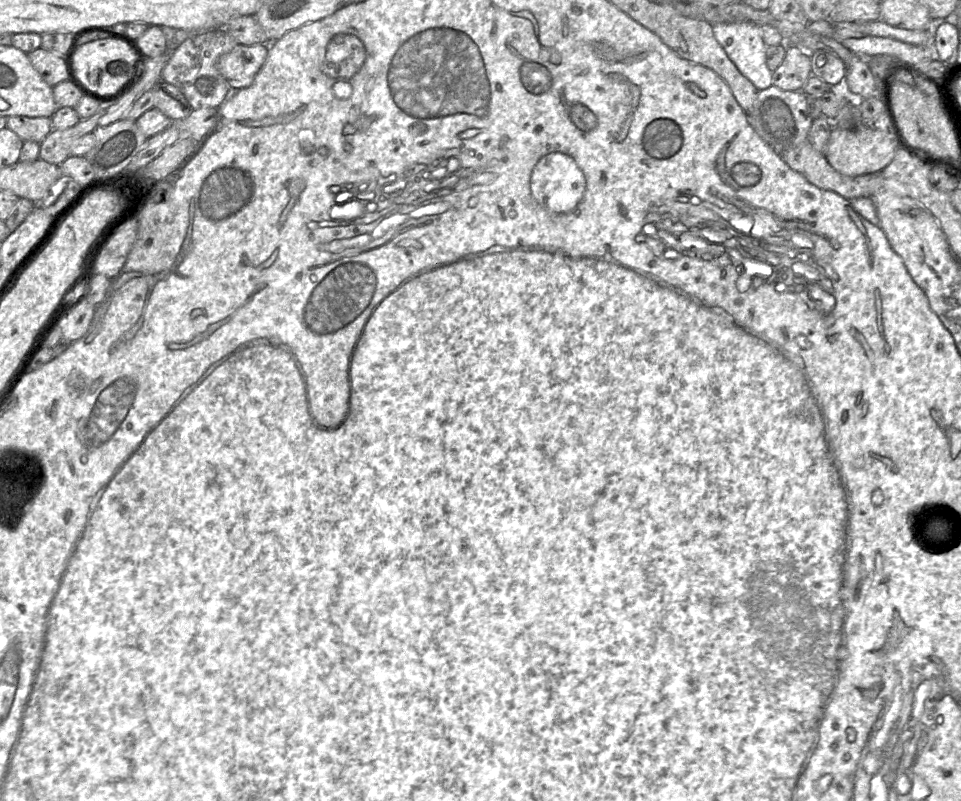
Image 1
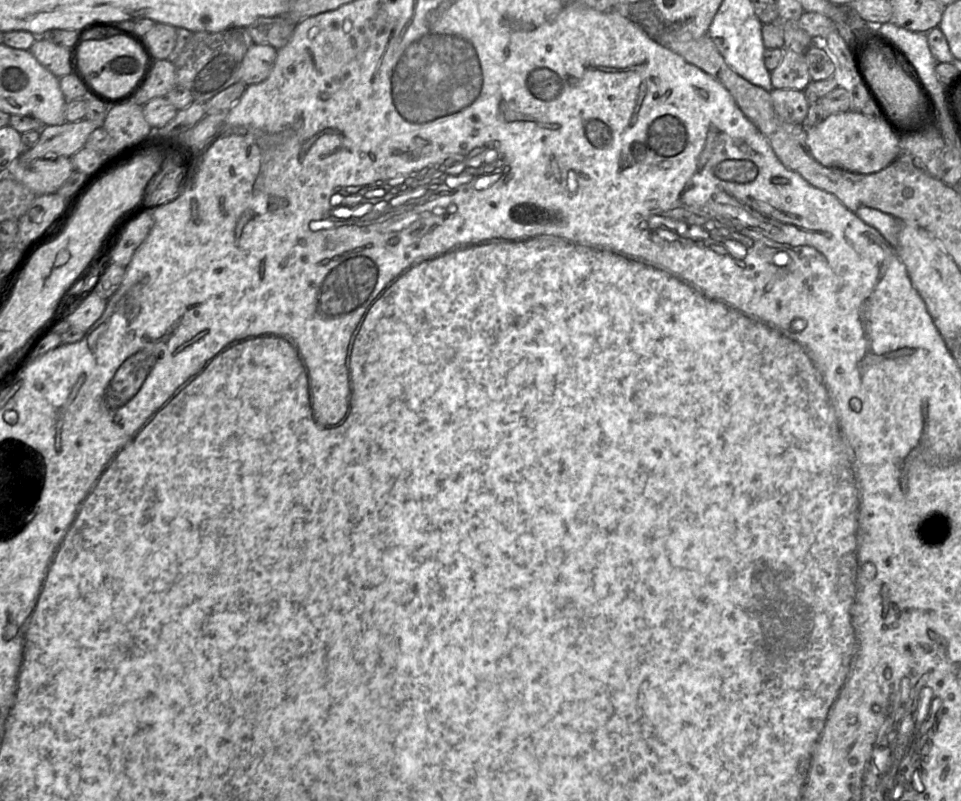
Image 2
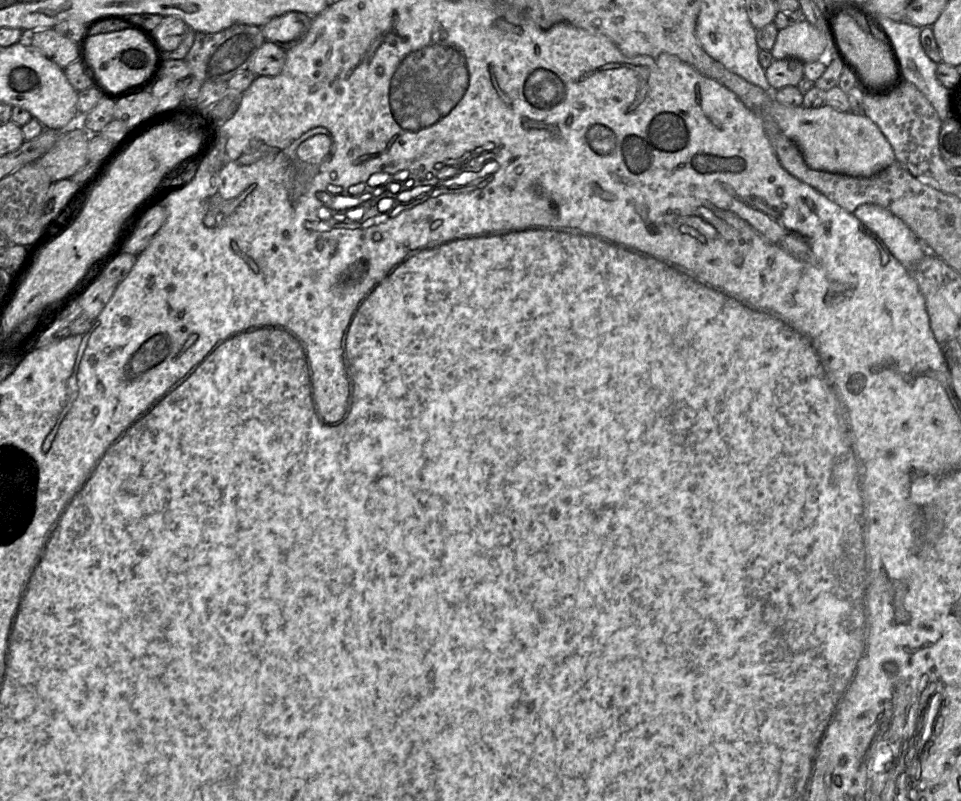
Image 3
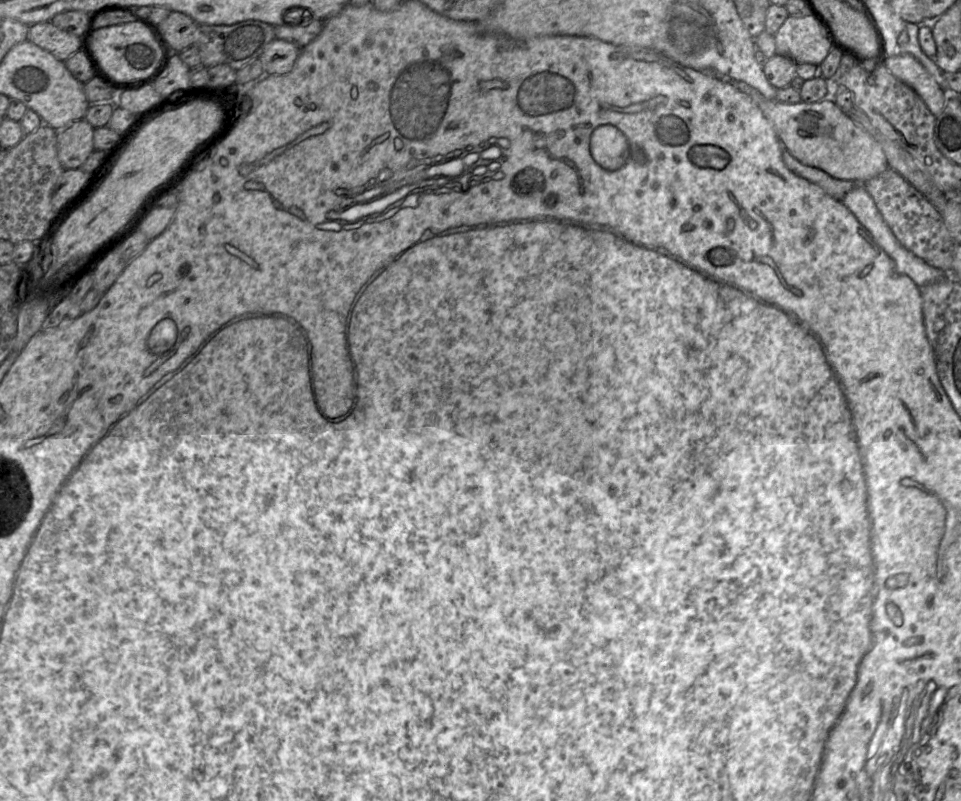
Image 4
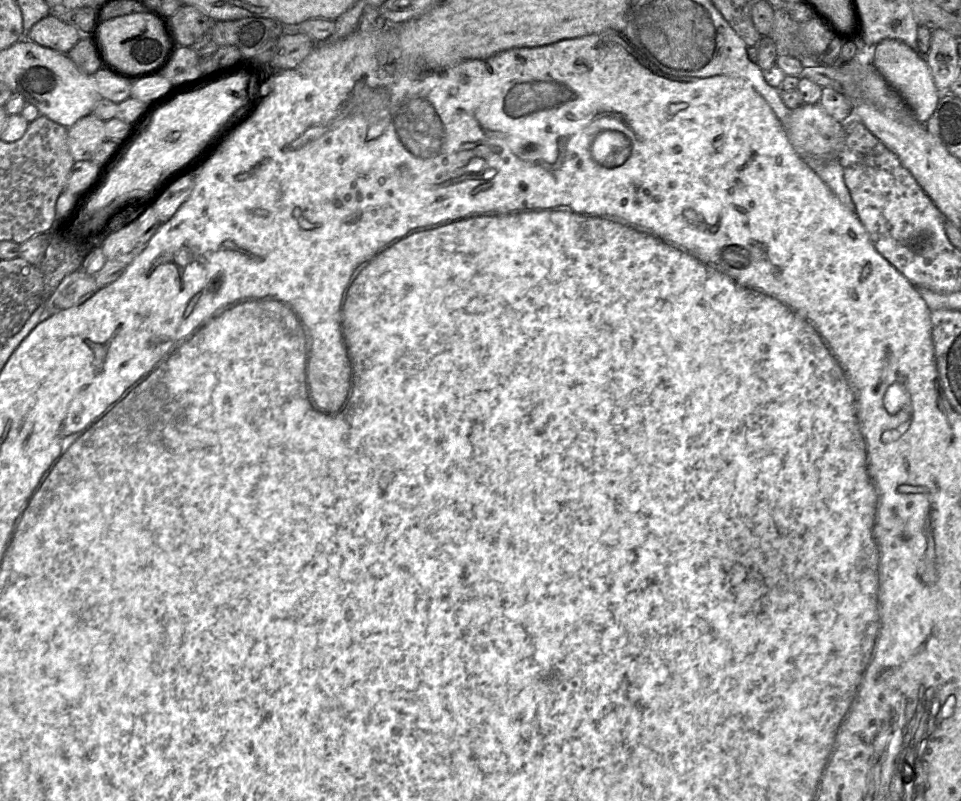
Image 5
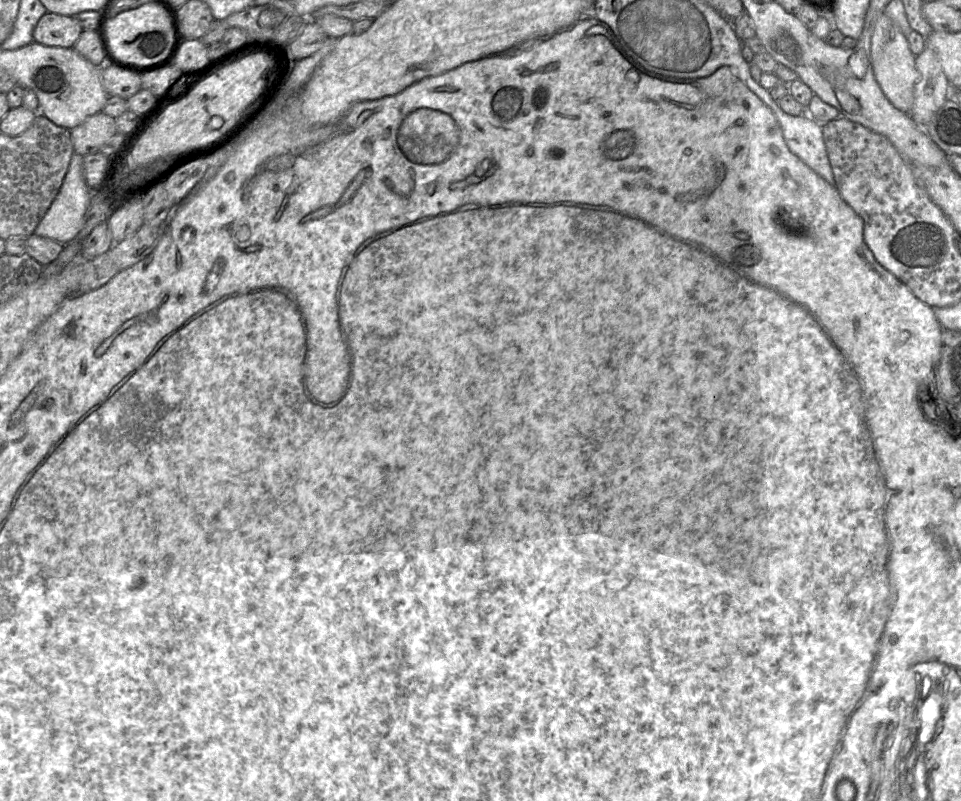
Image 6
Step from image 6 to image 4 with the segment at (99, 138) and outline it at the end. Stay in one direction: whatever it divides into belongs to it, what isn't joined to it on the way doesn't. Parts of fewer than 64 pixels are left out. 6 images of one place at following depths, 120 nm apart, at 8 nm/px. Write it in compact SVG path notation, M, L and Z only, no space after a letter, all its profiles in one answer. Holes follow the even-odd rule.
M84 118L69 123L57 133L57 155L64 168L77 169L93 152L94 127Z

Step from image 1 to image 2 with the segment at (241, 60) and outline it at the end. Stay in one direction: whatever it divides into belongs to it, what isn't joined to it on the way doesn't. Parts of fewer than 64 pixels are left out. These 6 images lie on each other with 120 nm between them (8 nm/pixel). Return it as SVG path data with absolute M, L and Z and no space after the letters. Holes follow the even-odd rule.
M253 43L246 51L241 67L240 80L245 85L259 83L267 78L277 56L277 50L268 44Z

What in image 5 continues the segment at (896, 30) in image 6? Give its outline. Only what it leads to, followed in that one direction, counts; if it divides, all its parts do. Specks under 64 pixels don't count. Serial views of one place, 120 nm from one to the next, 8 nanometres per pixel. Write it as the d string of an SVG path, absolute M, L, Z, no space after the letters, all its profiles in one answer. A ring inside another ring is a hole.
M884 39L874 48L874 66L885 81L895 89L913 111L916 120L925 124L935 111L940 93L931 70L919 52L896 39Z

